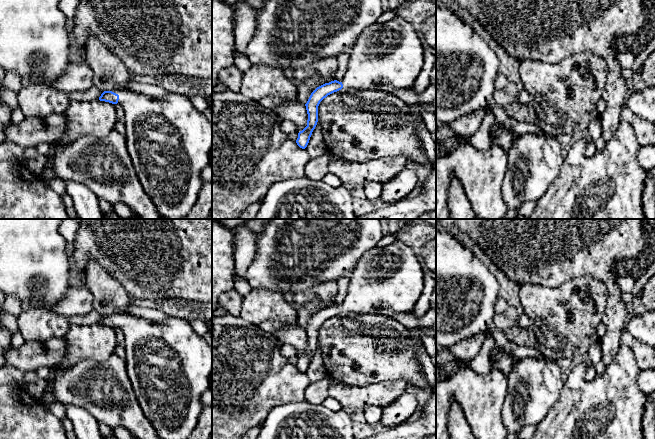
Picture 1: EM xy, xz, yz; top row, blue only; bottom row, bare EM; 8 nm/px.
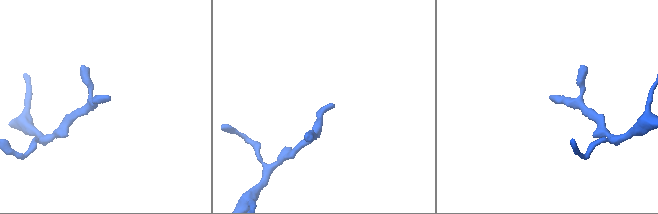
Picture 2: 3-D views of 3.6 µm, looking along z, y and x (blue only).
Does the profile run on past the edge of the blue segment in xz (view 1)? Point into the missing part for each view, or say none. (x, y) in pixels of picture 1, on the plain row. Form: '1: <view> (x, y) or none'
1: xz (387, 281)

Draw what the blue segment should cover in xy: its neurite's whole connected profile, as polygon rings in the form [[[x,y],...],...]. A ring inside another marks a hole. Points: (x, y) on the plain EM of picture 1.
[[[176,311],[162,322],[125,313],[116,318],[104,315],[100,325],[120,328],[124,334],[126,370],[142,413],[152,424],[160,439],[187,439],[197,425],[202,412],[201,396],[209,389],[212,372],[212,347],[206,337],[198,335],[190,325],[187,314]]]

